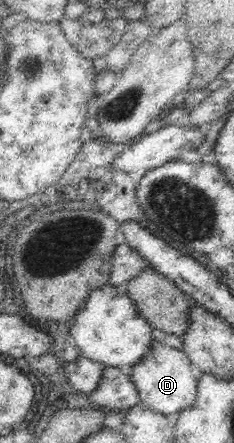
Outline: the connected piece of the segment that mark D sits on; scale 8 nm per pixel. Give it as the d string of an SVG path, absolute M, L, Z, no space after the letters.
M155 340L146 356L137 365L132 365L132 370L130 377L137 388L140 401L155 413L167 416L194 404L199 376L183 350L168 347L164 342Z

